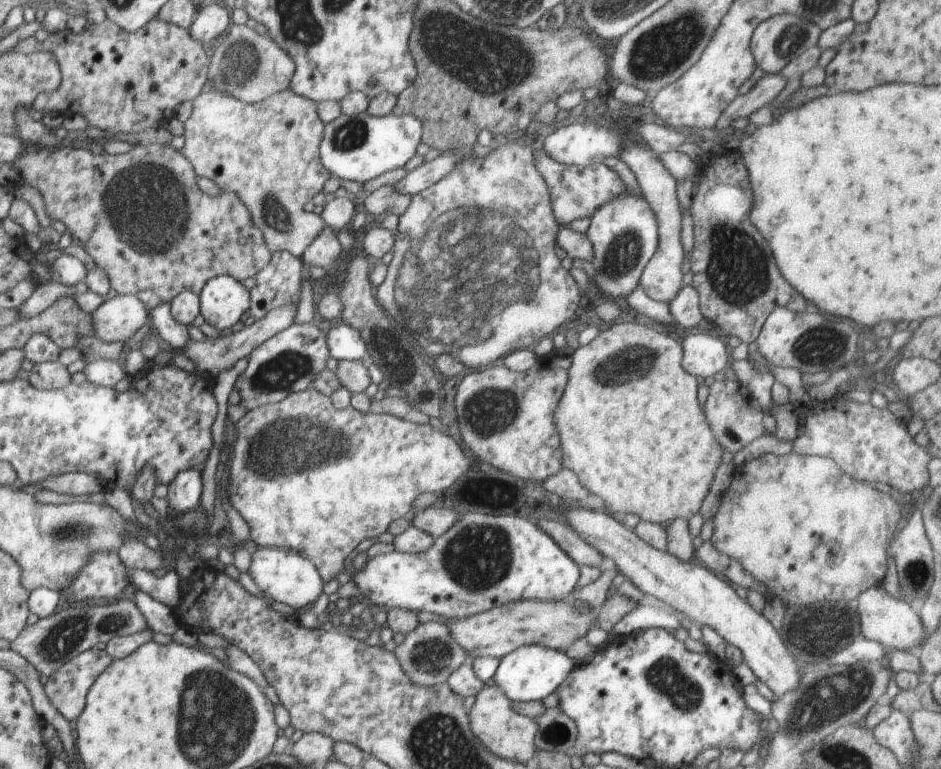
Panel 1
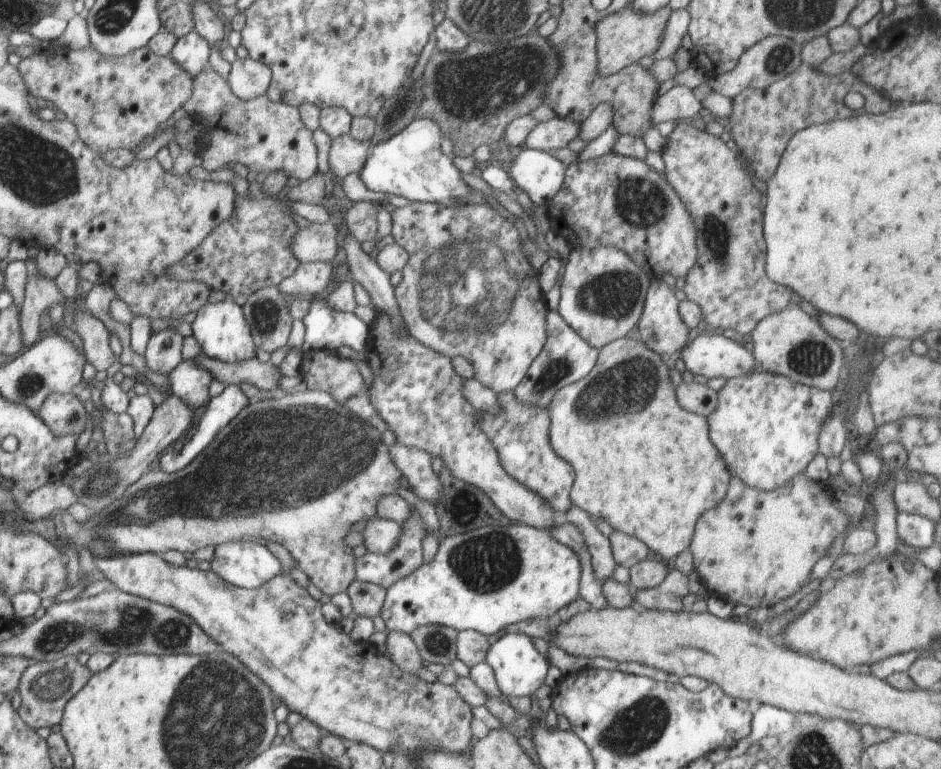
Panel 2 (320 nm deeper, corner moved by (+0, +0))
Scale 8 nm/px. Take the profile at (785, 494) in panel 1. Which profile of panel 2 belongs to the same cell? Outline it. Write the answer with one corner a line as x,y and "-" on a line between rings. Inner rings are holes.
804,473
796,475
788,485
771,491
759,491
754,487
748,486
741,478
731,477
726,498
720,502
718,508
707,510
700,516
695,526
691,545
689,546
693,556
693,568
699,574
700,582
705,587
705,590
713,594
713,596
718,596
734,605
744,604
750,606
751,609
757,609
758,607
769,608
804,588
804,584
808,580
814,564
827,554
836,535
840,534
846,528
846,524
848,524
844,512
836,508
834,502
831,502
830,496
832,496
832,492
830,492
828,486
824,486
823,483
809,482

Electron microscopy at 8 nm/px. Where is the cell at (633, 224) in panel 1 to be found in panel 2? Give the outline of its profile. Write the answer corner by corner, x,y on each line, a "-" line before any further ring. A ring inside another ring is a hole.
574,247
571,248
568,263
563,266
559,280
561,295
557,311
576,334
579,334
590,346
601,349
612,341
625,337
636,324
639,324
650,282
643,267
635,263
621,249

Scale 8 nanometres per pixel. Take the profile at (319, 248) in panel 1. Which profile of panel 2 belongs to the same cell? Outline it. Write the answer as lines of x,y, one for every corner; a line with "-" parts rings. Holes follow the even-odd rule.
324,261
300,263
296,272
278,284
277,289
288,297
308,295
312,298
326,290
333,271
332,265

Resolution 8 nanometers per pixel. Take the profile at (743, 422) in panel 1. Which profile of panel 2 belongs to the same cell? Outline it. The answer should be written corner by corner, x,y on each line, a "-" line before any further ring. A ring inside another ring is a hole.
683,381
675,388
675,395
682,408
703,417
710,416
716,408
717,391
707,384

